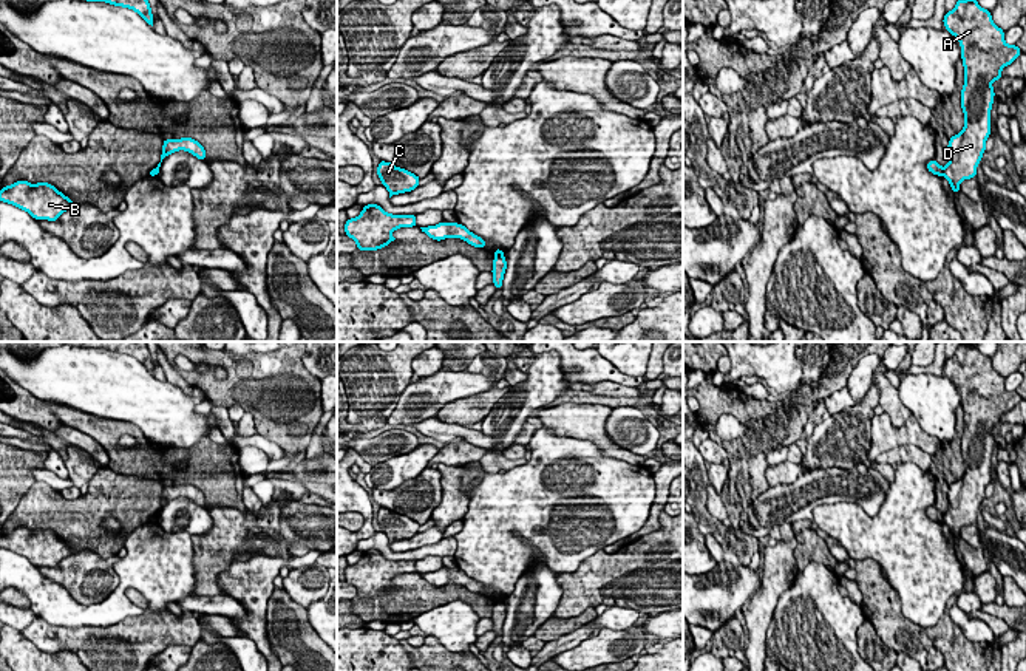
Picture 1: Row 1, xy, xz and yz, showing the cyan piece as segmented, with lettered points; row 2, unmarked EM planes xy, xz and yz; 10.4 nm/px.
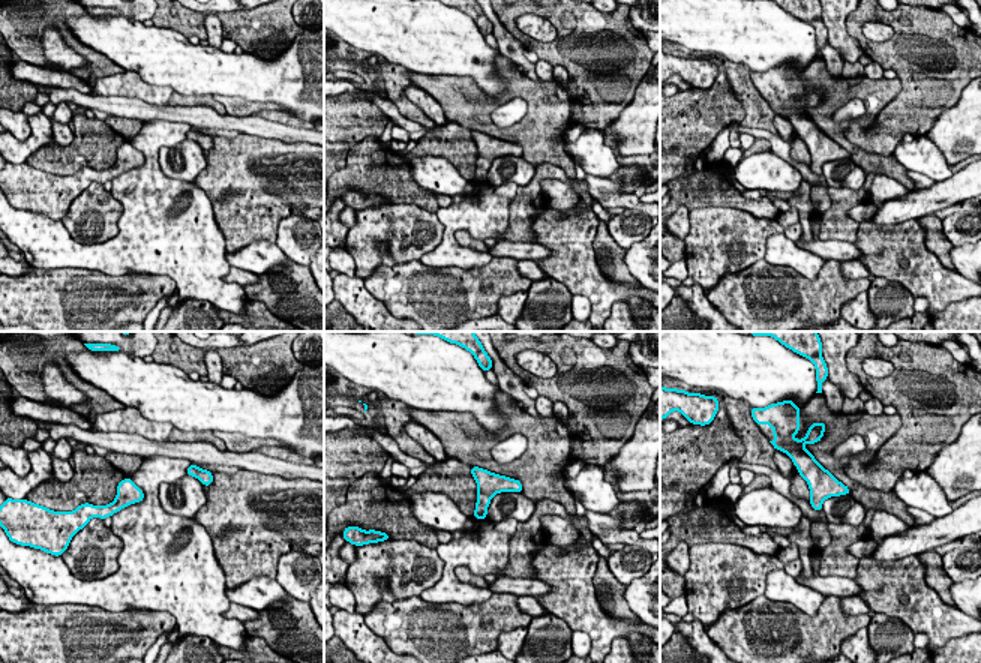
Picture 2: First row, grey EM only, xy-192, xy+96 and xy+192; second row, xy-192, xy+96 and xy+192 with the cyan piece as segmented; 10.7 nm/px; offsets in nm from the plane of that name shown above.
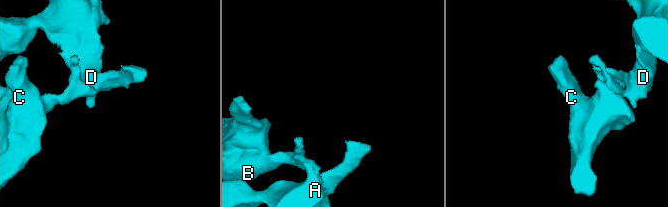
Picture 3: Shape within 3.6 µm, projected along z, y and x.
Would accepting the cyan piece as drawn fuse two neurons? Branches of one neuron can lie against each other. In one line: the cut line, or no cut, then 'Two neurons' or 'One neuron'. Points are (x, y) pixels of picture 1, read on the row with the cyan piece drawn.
Split along yz (944, 169), (941, 175). Two neurons

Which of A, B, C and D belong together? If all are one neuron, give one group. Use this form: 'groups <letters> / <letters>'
groups A D / B C

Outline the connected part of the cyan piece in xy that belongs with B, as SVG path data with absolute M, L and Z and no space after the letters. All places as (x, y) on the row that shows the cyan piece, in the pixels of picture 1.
M25 179L2 186L0 201L9 203L36 220L57 221L74 203L49 182L31 184Z

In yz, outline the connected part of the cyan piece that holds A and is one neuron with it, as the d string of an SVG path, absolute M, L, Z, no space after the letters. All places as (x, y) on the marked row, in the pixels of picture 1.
M958 0L950 12L944 12L943 23L960 42L964 66L961 110L966 124L958 135L949 138L949 162L943 172L953 193L958 193L963 179L977 178L977 167L986 152L995 97L992 82L1001 79L1001 70L1011 65L1021 49L1004 42L1006 32L977 0Z

